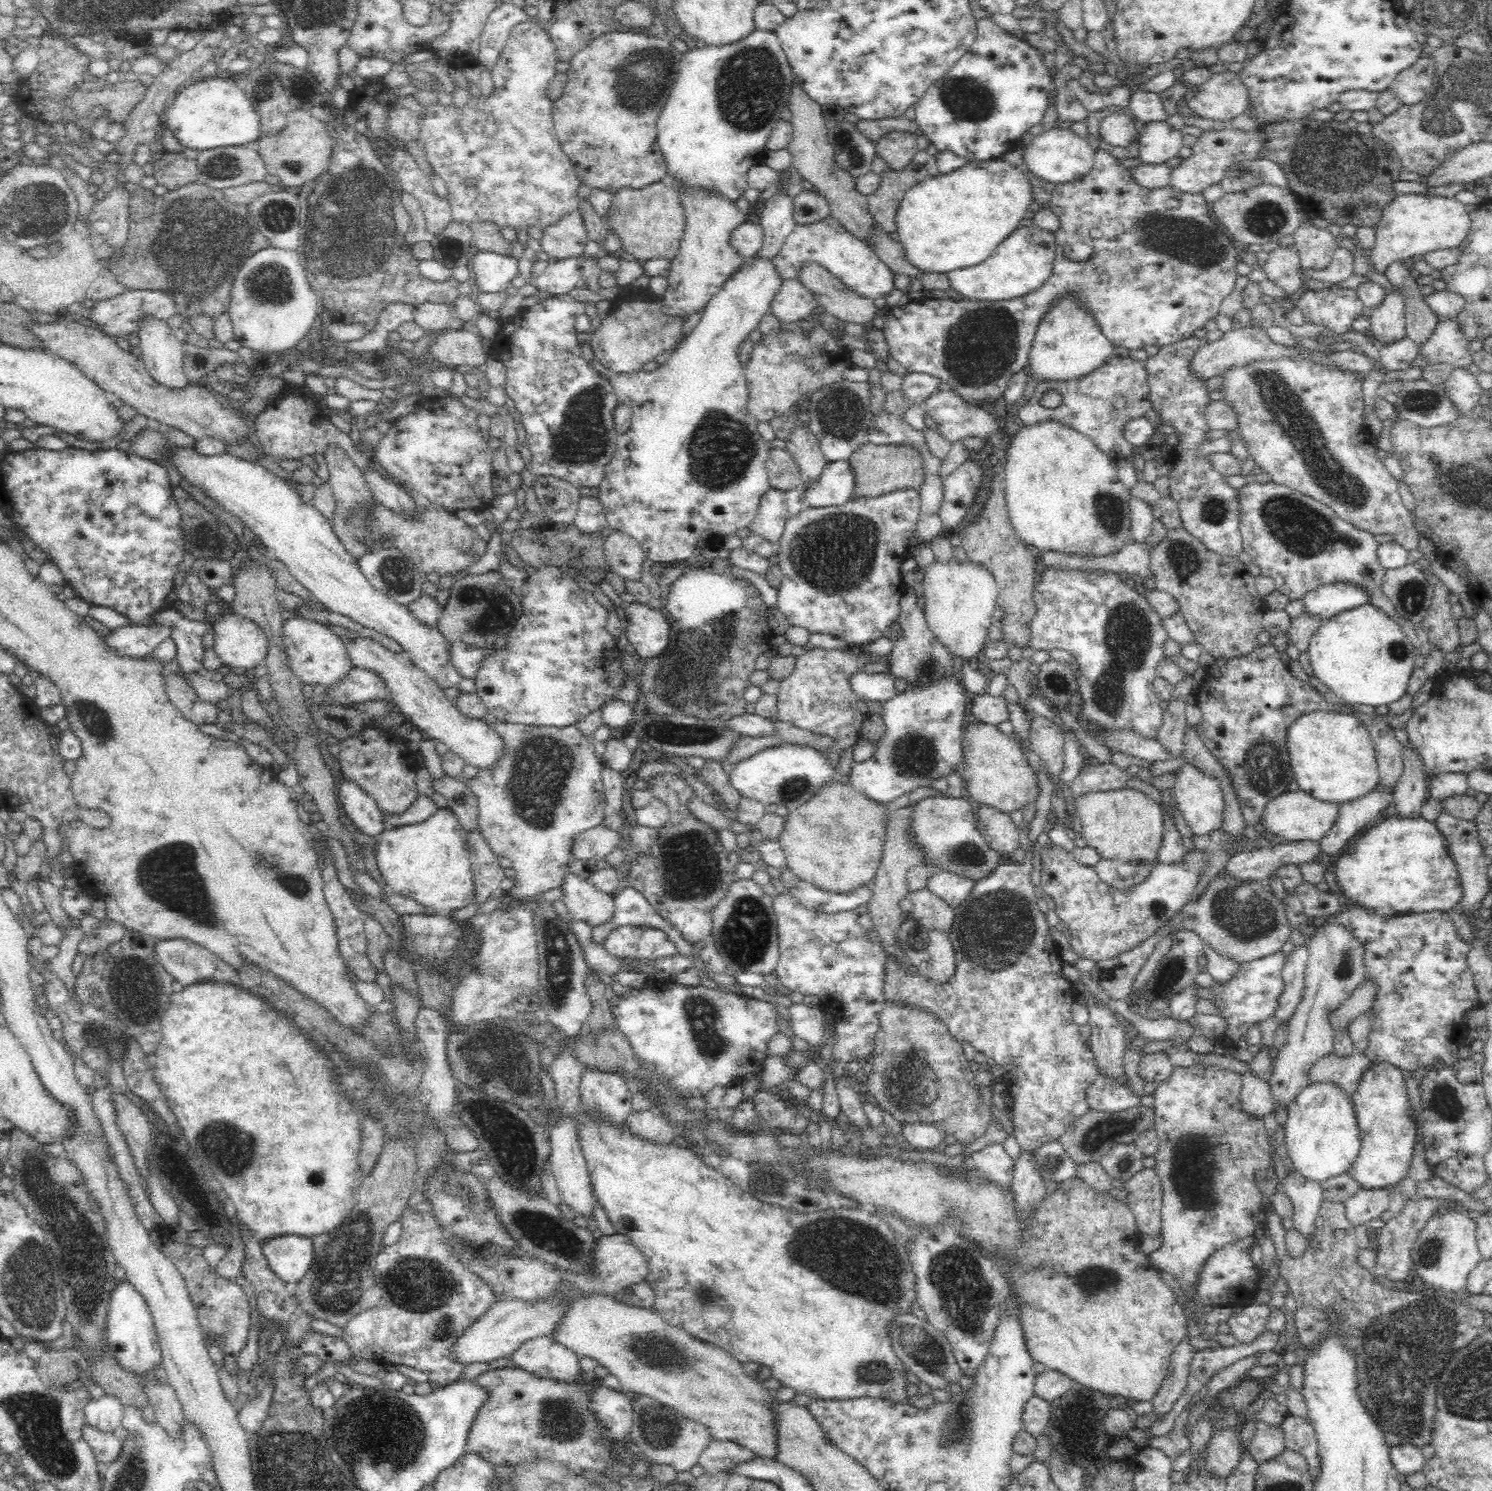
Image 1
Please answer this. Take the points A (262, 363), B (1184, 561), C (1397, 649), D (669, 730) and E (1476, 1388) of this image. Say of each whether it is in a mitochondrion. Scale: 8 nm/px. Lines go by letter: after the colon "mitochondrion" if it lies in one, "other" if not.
A: other
B: mitochondrion
C: mitochondrion
D: mitochondrion
E: mitochondrion

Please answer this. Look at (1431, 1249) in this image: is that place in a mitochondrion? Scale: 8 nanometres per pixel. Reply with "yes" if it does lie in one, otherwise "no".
yes

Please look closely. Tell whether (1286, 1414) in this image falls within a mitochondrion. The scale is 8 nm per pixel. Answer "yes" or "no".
no

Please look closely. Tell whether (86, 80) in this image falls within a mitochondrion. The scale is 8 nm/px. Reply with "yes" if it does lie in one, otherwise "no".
no

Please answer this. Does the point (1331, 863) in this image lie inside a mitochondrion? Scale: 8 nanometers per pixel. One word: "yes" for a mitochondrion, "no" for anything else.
no

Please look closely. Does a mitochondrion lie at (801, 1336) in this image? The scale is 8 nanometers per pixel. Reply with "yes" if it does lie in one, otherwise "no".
no

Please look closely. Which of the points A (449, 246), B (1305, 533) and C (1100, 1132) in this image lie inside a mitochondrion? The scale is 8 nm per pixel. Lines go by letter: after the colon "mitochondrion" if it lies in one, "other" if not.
A: mitochondrion
B: mitochondrion
C: mitochondrion

